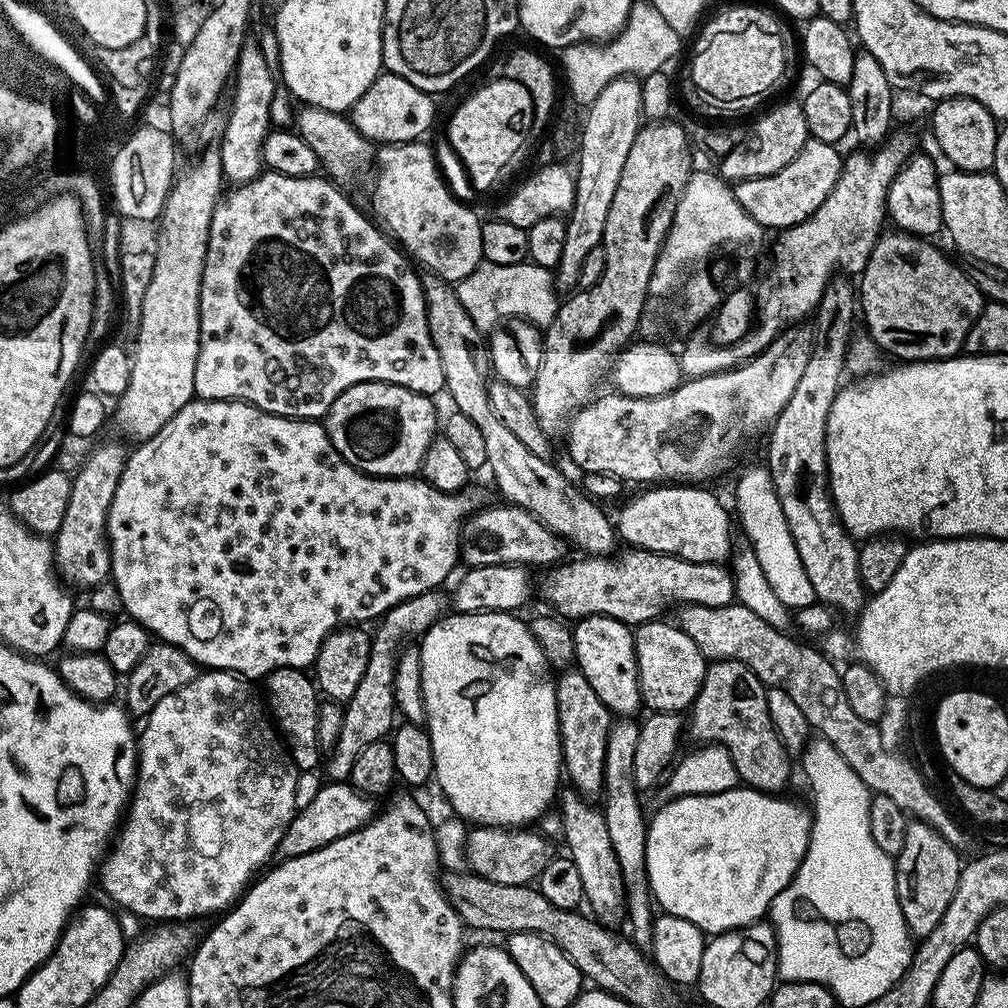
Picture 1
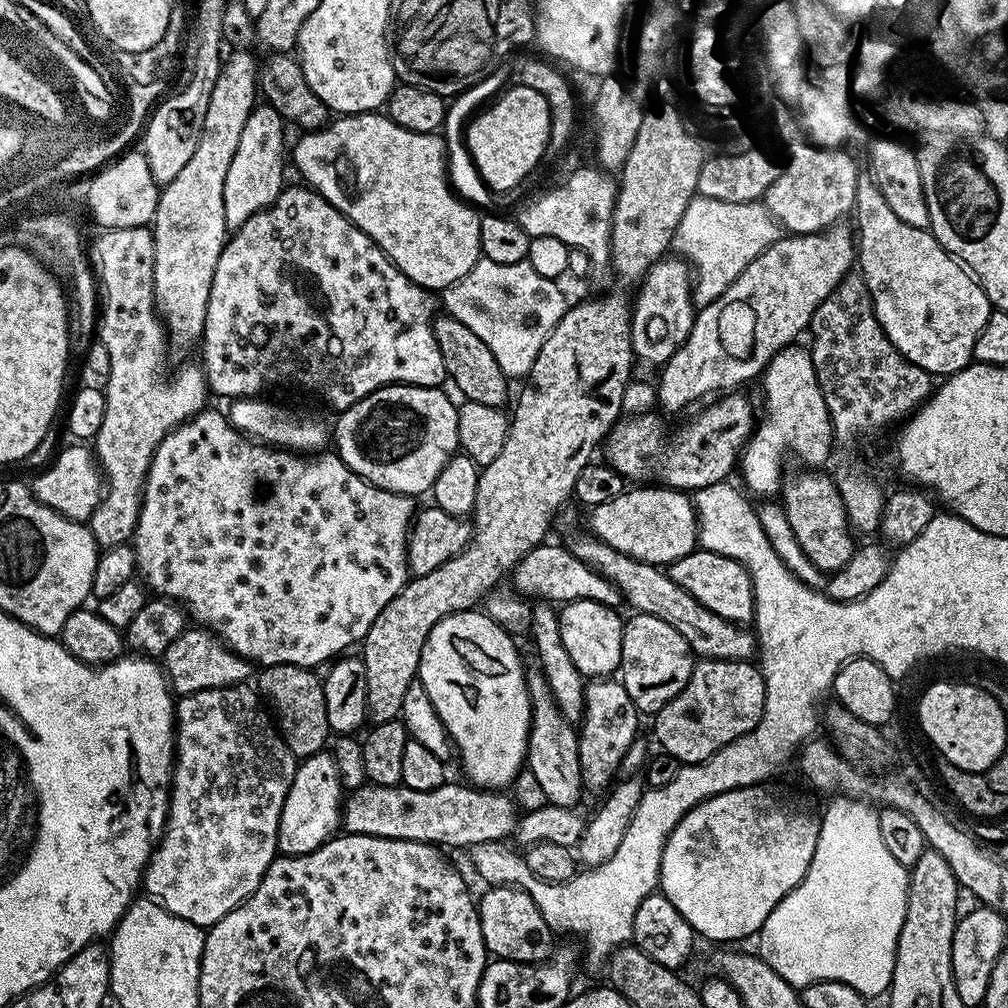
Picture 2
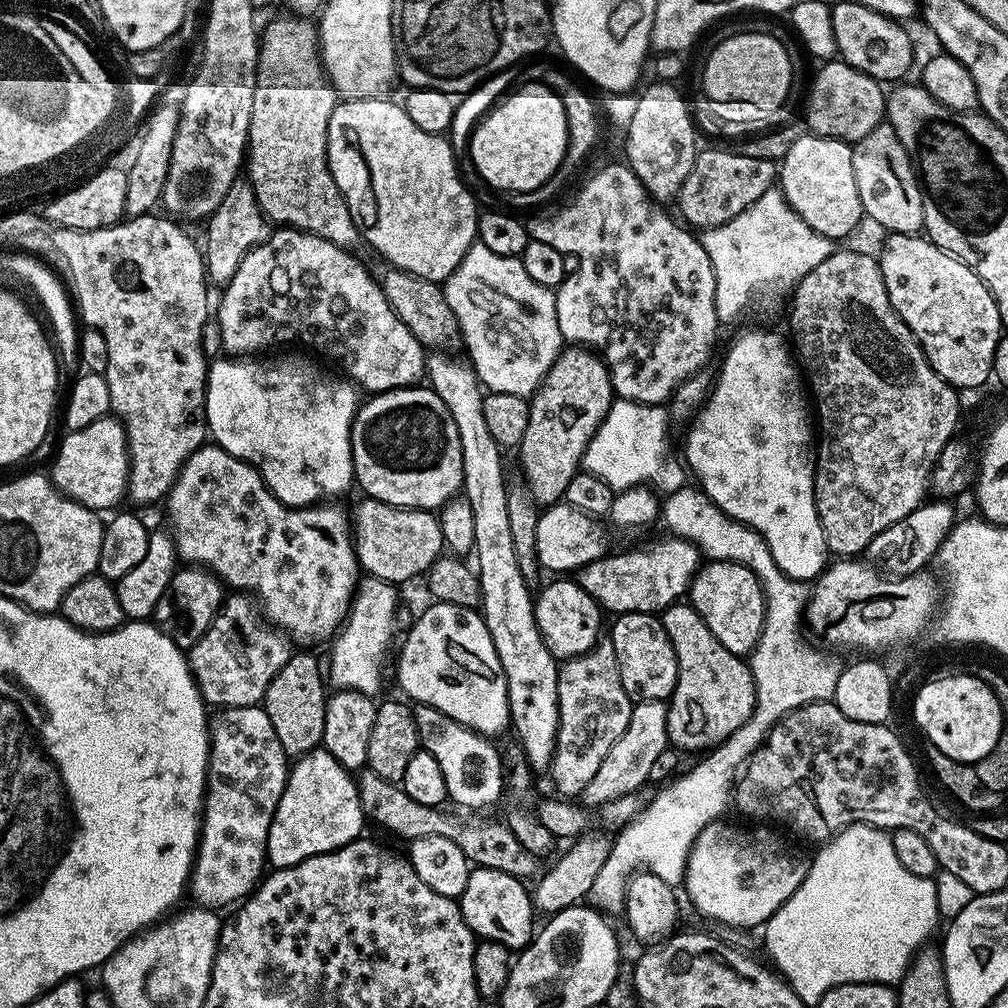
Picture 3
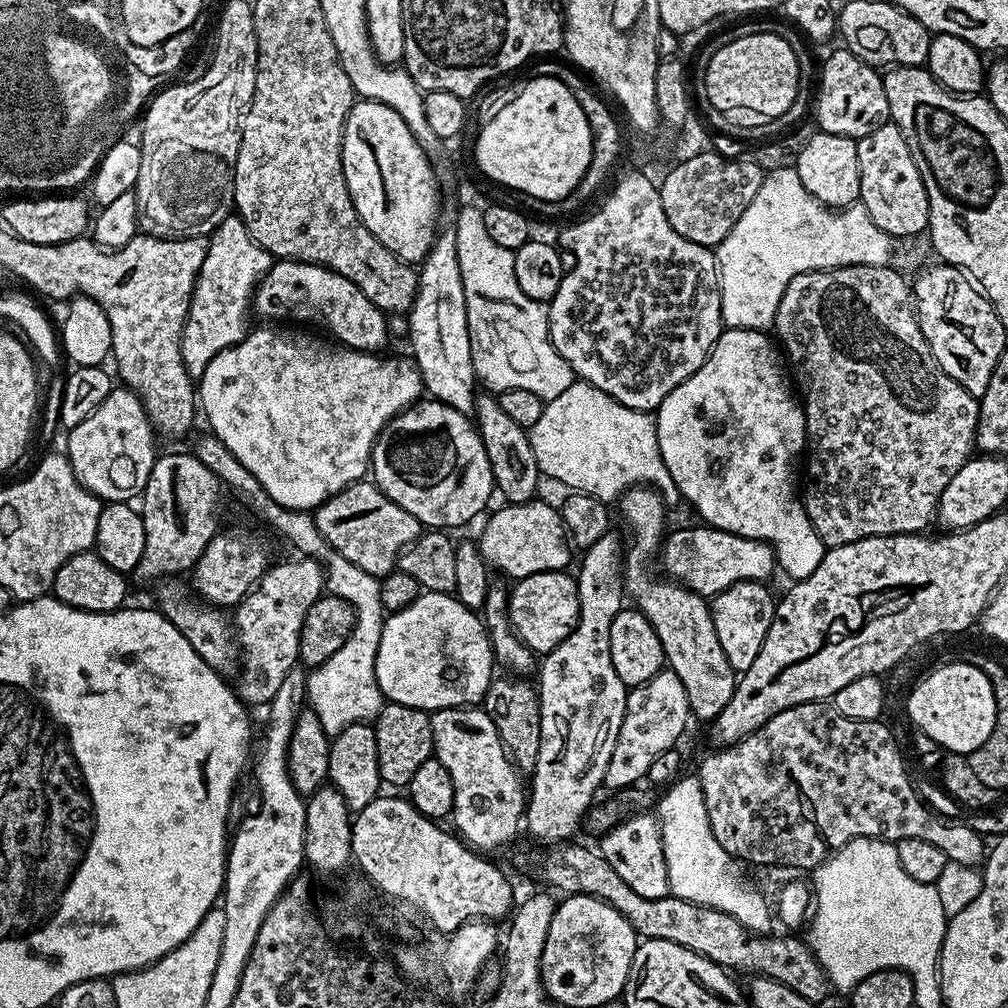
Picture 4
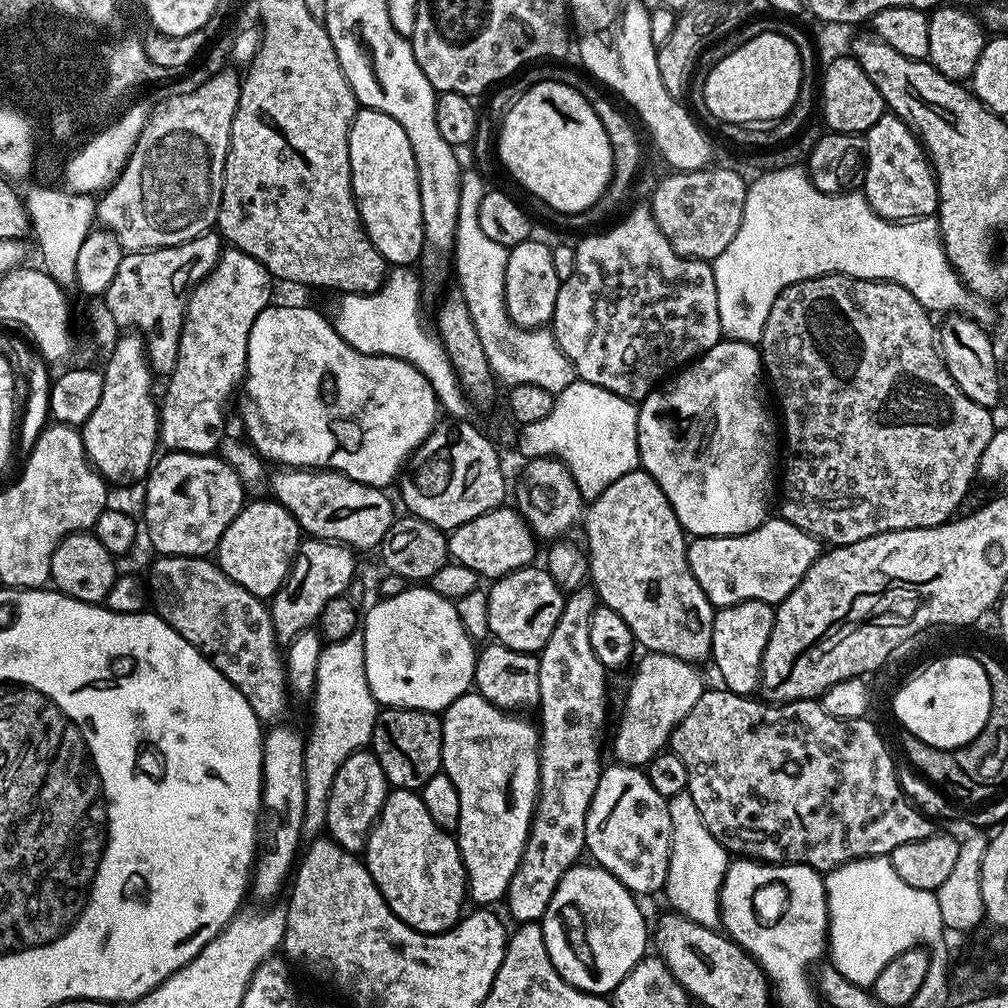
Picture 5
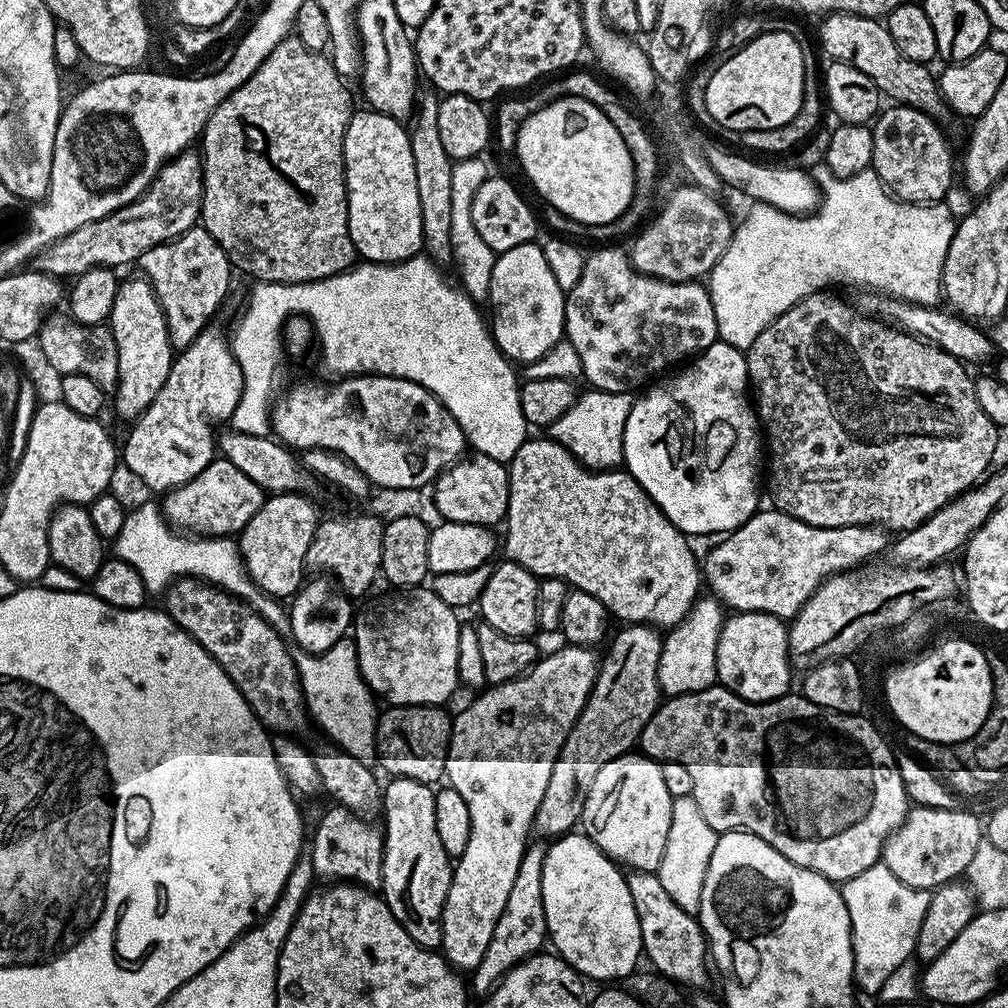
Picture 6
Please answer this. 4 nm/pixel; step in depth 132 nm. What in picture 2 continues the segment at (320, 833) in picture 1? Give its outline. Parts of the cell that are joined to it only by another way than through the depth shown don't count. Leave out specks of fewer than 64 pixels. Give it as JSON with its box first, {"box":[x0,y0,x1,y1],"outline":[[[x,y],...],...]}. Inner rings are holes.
{"box":[343,782,518,850],"outline":[[[365,782],[361,788],[351,789],[343,801],[343,831],[354,836],[413,840],[464,850],[471,849],[474,844],[511,837],[516,831],[518,811],[515,802],[504,796],[508,794],[464,784],[445,782],[434,790],[410,790]]]}

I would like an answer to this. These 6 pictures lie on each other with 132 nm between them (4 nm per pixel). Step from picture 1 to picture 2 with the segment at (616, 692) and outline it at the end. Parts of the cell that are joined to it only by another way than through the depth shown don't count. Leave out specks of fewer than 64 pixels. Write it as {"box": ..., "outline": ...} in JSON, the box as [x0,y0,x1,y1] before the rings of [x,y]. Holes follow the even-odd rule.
{"box":[559,600,624,678],"outline":[[[570,600],[559,609],[562,646],[566,646],[566,654],[570,654],[570,662],[574,662],[574,666],[578,666],[578,670],[585,678],[608,678],[619,669],[622,658],[624,620],[618,613],[616,608],[607,608],[605,604],[589,600]]]}

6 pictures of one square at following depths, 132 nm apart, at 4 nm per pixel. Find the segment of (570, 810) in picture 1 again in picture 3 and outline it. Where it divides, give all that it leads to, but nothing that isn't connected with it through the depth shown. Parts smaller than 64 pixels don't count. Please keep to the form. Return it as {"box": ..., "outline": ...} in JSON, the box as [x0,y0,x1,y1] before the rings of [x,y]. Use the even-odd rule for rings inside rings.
{"box":[426,355,558,773],"outline":[[[429,355],[426,380],[438,398],[442,398],[446,410],[450,410],[454,426],[458,426],[458,442],[462,442],[462,496],[470,502],[470,510],[474,510],[474,568],[480,578],[479,611],[506,674],[510,728],[516,731],[515,739],[533,773],[547,773],[552,767],[552,755],[556,753],[558,734],[558,661],[546,650],[546,642],[538,630],[534,596],[531,591],[528,593],[529,581],[524,580],[522,570],[518,570],[514,538],[510,534],[510,514],[506,511],[508,484],[504,480],[504,460],[500,457],[502,449],[494,442],[482,414],[485,393],[471,363],[452,356],[455,355]]]}

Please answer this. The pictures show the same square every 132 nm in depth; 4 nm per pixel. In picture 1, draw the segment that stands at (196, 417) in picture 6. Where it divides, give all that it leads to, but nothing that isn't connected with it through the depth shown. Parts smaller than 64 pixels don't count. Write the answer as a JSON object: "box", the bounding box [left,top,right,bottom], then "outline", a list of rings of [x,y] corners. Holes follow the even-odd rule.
{"box":[218,42,278,185],"outline":[[[252,42],[245,43],[244,49],[236,60],[234,71],[234,88],[232,106],[228,110],[228,122],[224,126],[224,134],[218,143],[220,161],[225,181],[229,185],[249,184],[255,176],[259,176],[264,163],[264,143],[273,127],[270,116],[270,102],[278,92],[278,76],[268,65],[264,52]]]}

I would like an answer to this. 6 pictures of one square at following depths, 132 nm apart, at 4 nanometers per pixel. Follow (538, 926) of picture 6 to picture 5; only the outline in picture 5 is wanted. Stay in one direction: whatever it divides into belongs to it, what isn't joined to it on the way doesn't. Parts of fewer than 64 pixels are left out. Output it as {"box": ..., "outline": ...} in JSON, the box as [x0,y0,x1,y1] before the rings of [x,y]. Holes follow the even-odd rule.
{"box":[506,586,609,925],"outline":[[[591,586],[567,593],[562,618],[558,618],[554,634],[550,634],[546,646],[538,654],[540,790],[536,797],[536,813],[532,815],[532,829],[528,832],[518,870],[514,870],[514,878],[510,878],[506,897],[508,912],[517,925],[543,921],[558,882],[586,852],[586,814],[598,790],[602,771],[600,739],[608,720],[609,673],[602,662],[598,662],[592,641],[592,616],[597,607],[598,597]]]}

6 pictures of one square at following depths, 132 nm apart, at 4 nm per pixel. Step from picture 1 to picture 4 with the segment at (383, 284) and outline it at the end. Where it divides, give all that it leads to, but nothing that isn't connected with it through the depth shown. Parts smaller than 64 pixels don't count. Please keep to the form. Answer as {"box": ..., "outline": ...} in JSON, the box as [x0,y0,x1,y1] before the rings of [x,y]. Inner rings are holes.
{"box":[254,259,390,352],"outline":[[[277,259],[273,263],[254,289],[254,312],[265,316],[268,322],[295,322],[300,326],[325,328],[330,335],[340,339],[337,341],[343,347],[357,348],[359,352],[383,349],[380,347],[390,337],[385,313],[354,286],[350,278],[342,278],[342,274],[331,272],[321,264],[307,264],[301,260]]]}

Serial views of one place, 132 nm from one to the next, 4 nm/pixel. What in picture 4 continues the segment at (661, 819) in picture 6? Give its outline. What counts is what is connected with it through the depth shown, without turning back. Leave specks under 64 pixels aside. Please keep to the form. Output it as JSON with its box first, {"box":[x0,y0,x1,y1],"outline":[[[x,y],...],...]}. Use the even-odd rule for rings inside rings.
{"box":[598,814,669,898],"outline":[[[632,814],[620,821],[615,828],[609,832],[603,833],[599,837],[598,851],[600,855],[606,858],[606,862],[610,862],[610,866],[614,866],[615,872],[622,877],[622,882],[626,882],[626,886],[630,886],[630,890],[642,894],[642,898],[662,898],[669,895],[668,891],[668,871],[666,870],[666,858],[664,857],[664,847],[662,846],[662,834],[660,826],[655,815],[652,816],[636,816],[640,814]]]}

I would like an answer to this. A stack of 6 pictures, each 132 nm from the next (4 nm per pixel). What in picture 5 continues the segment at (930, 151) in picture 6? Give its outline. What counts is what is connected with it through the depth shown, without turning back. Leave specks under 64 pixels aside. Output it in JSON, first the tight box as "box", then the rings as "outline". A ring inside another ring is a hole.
{"box":[862,111,938,222],"outline":[[[885,111],[884,116],[880,117],[874,126],[870,126],[866,133],[866,147],[868,157],[862,191],[874,212],[883,219],[897,222],[916,221],[920,217],[935,217],[938,206],[936,176],[932,173],[932,163],[928,161],[928,153],[920,144],[920,139],[912,133],[910,126],[906,126],[906,122],[902,122],[902,118],[898,118],[893,112]]]}

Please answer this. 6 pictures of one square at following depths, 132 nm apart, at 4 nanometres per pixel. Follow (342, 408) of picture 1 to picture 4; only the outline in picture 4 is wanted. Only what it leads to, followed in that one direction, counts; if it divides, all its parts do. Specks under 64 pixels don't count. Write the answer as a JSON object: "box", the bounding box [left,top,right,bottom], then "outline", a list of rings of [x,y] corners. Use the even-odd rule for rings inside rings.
{"box":[370,398,494,530],"outline":[[[431,398],[417,400],[377,434],[370,476],[377,488],[428,530],[453,530],[470,523],[494,496],[492,467],[475,423]]]}

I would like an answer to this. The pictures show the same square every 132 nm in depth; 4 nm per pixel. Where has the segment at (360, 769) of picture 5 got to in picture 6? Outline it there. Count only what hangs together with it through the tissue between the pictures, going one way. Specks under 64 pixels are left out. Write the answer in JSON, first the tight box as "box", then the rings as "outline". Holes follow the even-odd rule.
{"box":[310,806,384,889],"outline":[[[331,806],[320,816],[316,829],[310,832],[312,871],[324,882],[347,882],[364,888],[379,889],[382,885],[384,834],[371,819],[359,816],[349,808]]]}

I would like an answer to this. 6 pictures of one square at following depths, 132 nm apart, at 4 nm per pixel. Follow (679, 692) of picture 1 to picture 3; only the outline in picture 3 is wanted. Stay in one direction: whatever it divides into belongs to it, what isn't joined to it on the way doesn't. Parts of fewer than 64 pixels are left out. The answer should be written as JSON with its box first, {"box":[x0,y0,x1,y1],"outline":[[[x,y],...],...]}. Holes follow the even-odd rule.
{"box":[610,612,678,702],"outline":[[[621,612],[612,624],[610,639],[618,658],[622,686],[634,702],[641,700],[667,701],[678,682],[678,658],[666,634],[664,621],[651,612]]]}

